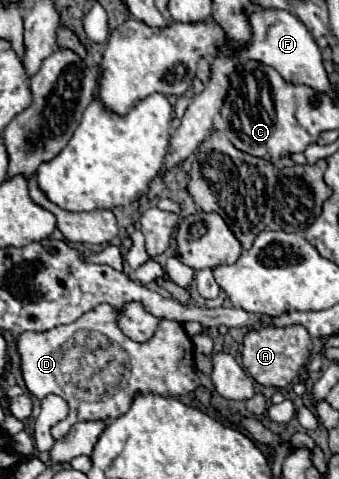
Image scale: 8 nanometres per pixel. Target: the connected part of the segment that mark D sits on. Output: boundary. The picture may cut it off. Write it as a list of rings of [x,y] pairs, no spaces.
[[[100,304],[70,325],[60,325],[44,333],[26,331],[18,339],[22,375],[28,391],[36,397],[46,397],[48,393],[64,397],[74,415],[52,427],[56,441],[62,439],[74,423],[108,423],[124,415],[132,395],[138,391],[180,397],[196,391],[200,385],[200,377],[194,369],[194,345],[178,321],[162,321],[148,343],[134,343],[116,327],[116,319],[116,309]]]

